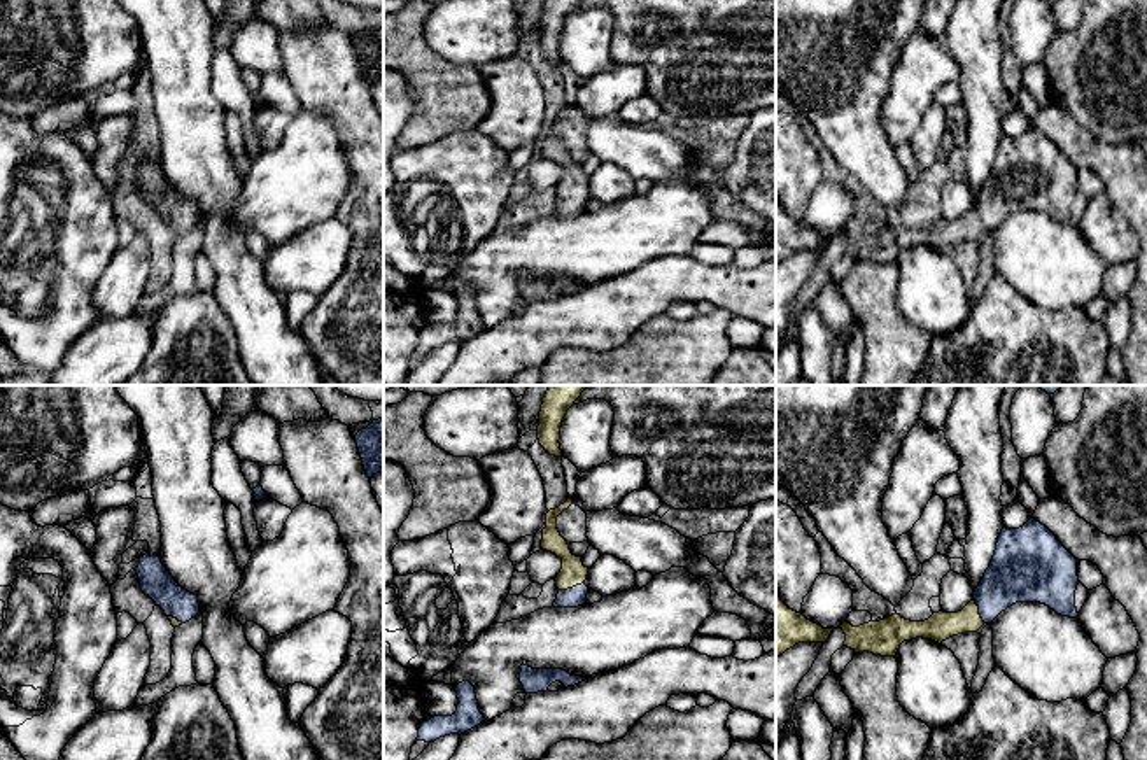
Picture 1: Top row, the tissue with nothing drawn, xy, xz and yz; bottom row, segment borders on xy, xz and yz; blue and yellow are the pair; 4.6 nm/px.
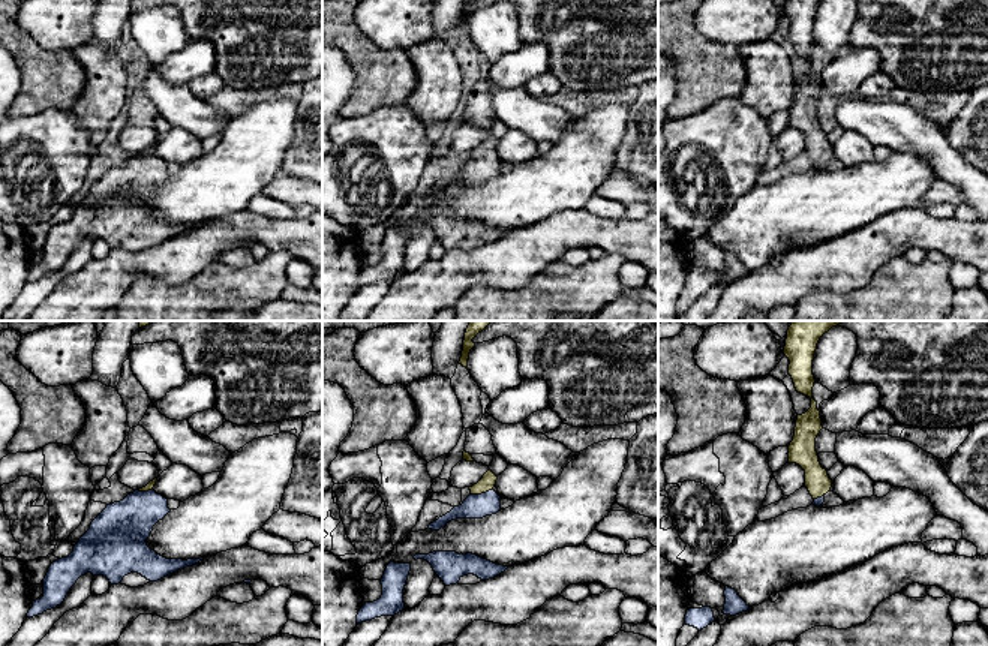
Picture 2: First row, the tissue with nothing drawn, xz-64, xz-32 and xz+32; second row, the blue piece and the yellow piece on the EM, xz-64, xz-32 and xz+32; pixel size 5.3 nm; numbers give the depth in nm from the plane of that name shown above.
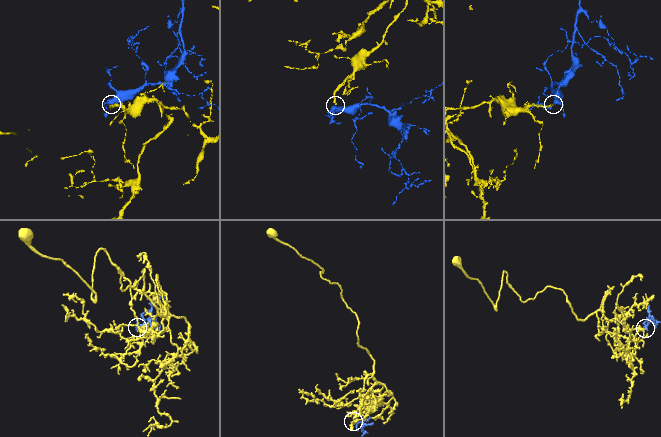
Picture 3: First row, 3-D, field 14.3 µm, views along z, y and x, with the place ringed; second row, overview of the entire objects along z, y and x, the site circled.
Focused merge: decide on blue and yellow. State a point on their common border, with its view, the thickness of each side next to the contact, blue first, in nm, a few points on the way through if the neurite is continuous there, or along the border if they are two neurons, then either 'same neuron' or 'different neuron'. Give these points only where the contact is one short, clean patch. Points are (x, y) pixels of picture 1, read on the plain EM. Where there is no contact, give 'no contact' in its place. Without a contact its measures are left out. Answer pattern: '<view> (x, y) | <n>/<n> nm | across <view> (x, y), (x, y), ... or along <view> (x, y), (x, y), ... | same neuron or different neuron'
xz (573, 195) | 90/120 nm | across xz (577, 204), (573, 195), (573, 181) | same neuron

